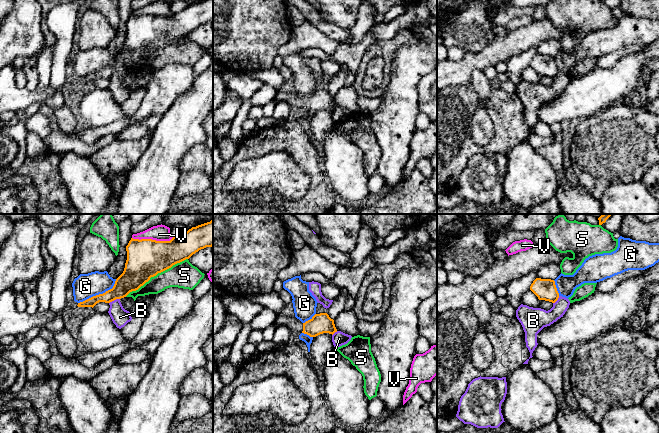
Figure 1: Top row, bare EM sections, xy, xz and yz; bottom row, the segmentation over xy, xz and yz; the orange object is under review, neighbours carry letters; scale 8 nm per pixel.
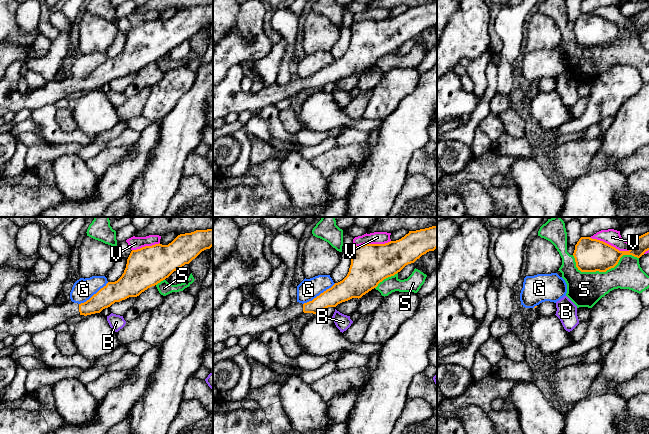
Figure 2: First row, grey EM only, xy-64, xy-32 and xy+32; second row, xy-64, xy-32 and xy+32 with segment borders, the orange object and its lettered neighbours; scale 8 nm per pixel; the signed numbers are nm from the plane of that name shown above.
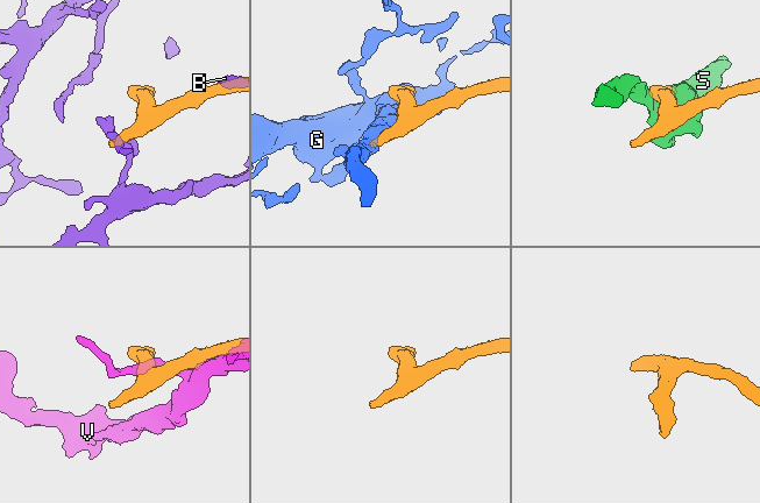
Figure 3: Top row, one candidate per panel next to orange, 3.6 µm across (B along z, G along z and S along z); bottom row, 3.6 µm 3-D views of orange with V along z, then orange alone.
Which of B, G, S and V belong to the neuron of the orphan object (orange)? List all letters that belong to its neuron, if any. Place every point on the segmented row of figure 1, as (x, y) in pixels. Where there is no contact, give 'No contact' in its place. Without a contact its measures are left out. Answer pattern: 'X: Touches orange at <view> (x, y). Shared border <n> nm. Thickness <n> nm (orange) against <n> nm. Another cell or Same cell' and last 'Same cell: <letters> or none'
B: Touches orange at xy (114, 299). Shared border 100 nm. Thickness 200 nm (orange) against 140 nm. Another cell
G: Touches orange at xy (99, 294). Shared border 360 nm. Thickness 160 nm (orange) against 200 nm. Another cell
S: Touches orange at xy (156, 274). Shared border 600 nm. Thickness 300 nm (orange) against 220 nm. Another cell
V: Touches orange at xy (152, 240). Shared border 340 nm. Thickness 300 nm (orange) against 130 nm. Another cell
Same cell: none

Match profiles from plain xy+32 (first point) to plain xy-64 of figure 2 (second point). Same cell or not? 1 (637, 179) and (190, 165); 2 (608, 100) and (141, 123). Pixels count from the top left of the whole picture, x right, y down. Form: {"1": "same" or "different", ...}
{"1": "different", "2": "different"}

